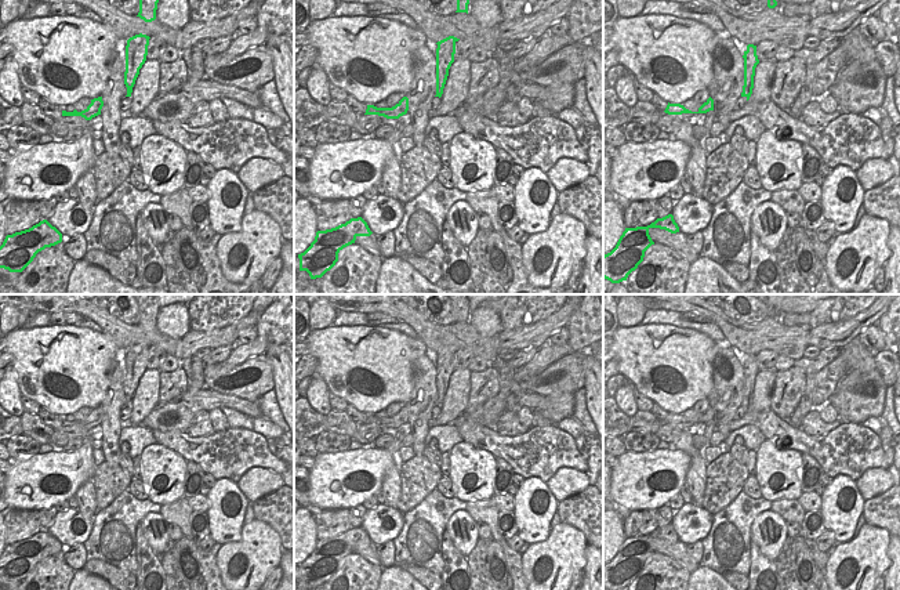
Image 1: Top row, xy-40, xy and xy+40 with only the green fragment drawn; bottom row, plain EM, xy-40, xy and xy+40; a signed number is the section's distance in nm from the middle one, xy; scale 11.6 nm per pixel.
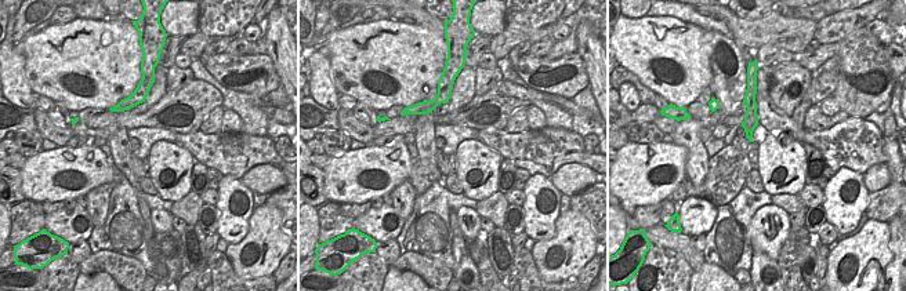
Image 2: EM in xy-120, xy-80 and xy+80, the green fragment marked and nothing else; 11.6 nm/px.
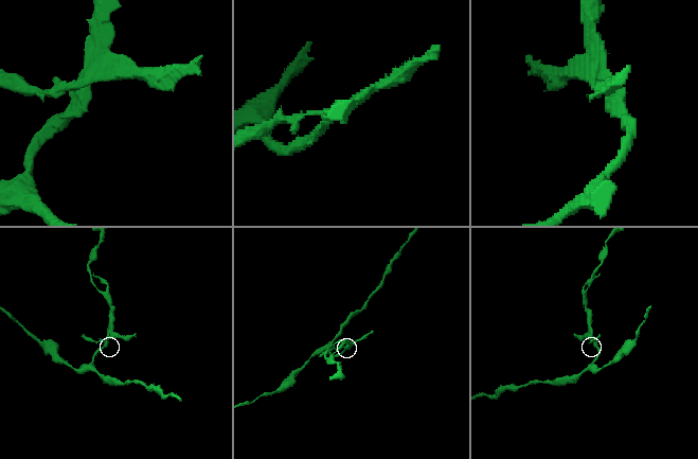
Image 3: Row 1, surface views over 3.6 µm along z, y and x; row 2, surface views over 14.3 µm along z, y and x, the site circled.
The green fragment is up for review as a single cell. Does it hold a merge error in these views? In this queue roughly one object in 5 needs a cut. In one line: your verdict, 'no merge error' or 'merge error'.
merge error

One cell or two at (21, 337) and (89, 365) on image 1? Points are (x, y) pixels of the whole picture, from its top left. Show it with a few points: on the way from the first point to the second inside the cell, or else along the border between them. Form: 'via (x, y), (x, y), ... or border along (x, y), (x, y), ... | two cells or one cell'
via (31, 358), (31, 364), (37, 369), (68, 365) | one cell

